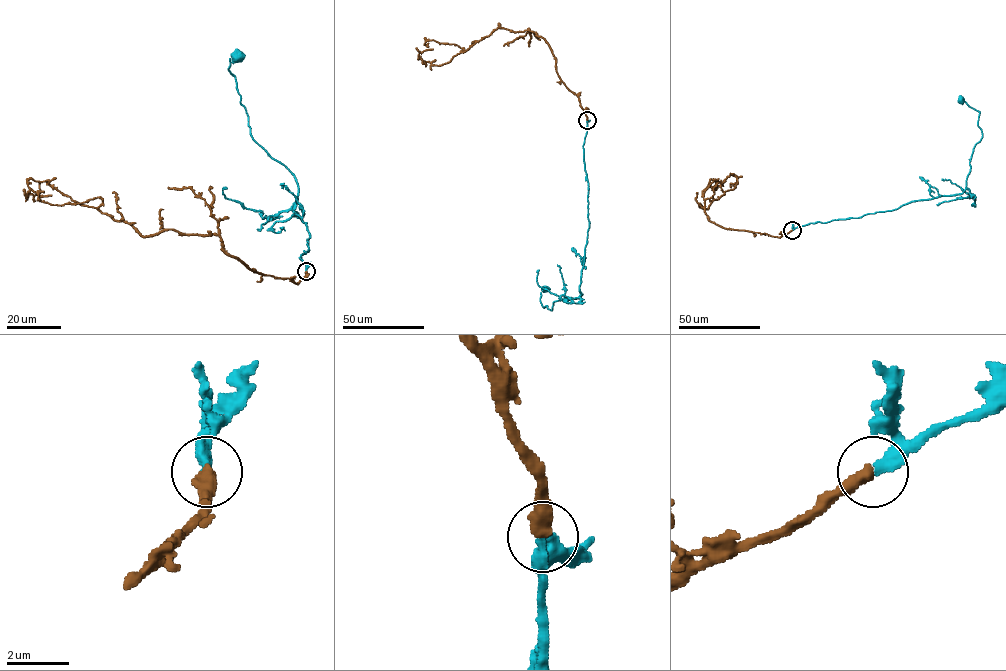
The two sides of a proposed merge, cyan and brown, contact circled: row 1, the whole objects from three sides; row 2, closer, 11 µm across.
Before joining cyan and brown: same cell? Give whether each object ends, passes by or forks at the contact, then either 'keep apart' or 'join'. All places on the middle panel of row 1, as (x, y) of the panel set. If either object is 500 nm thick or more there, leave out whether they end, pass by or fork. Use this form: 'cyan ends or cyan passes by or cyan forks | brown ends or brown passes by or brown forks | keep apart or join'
cyan ends | brown ends | join

